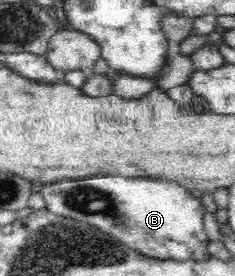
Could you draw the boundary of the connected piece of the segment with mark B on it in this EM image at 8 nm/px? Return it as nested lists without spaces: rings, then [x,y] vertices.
[[[91,177],[91,179],[61,179],[61,181],[41,185],[39,193],[45,199],[45,209],[59,217],[71,218],[77,222],[89,223],[101,231],[113,235],[123,245],[153,257],[153,259],[205,260],[211,257],[207,247],[211,240],[205,233],[203,214],[206,209],[201,199],[193,197],[187,187],[169,181],[153,181],[147,177]]]

